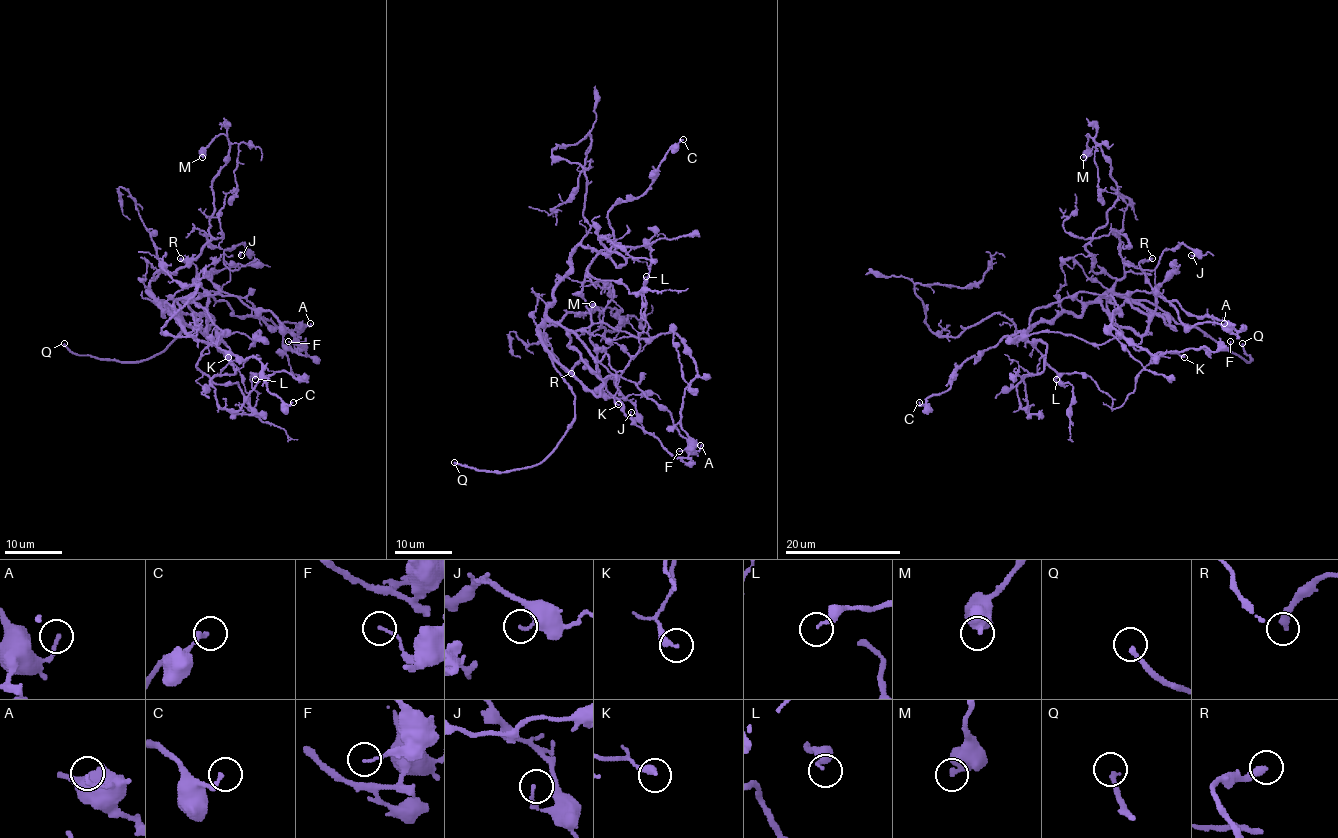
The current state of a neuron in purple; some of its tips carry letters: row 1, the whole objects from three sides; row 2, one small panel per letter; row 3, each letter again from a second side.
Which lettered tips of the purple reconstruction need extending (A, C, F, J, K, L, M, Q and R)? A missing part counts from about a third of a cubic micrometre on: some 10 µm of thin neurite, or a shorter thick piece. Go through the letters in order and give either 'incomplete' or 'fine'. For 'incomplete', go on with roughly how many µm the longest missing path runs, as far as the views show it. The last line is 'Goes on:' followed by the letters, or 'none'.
A: fine
C: fine
F: fine
J: fine
K: fine
L: fine
M: fine
Q: incomplete | 60 µm
R: incomplete | 45 µm
Goes on: Q, R

